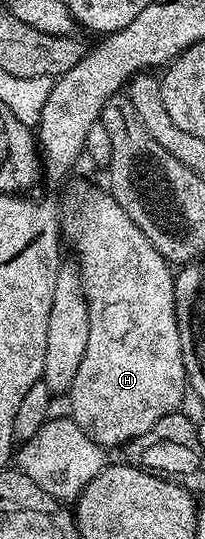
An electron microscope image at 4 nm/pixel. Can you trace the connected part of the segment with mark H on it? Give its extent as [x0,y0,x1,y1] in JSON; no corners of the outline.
[62,188,188,450]

